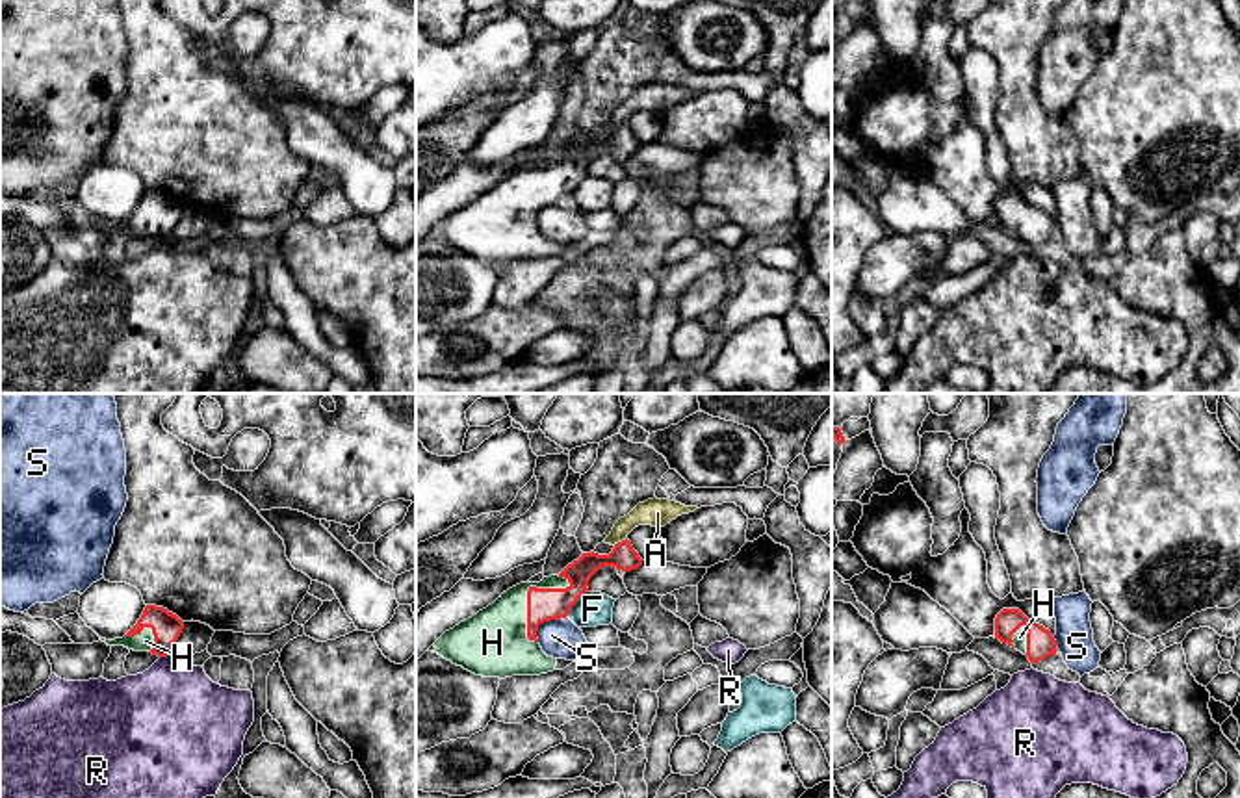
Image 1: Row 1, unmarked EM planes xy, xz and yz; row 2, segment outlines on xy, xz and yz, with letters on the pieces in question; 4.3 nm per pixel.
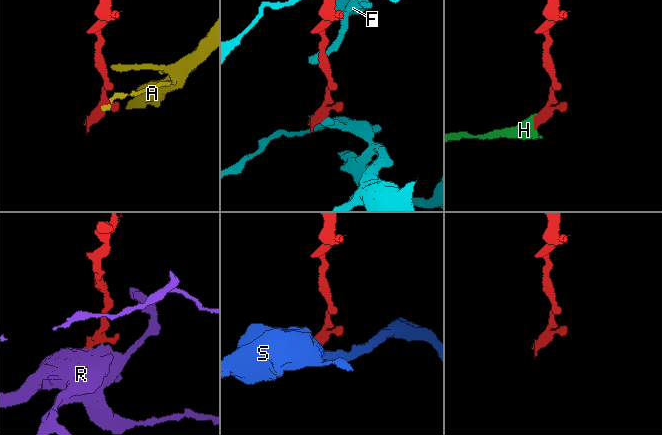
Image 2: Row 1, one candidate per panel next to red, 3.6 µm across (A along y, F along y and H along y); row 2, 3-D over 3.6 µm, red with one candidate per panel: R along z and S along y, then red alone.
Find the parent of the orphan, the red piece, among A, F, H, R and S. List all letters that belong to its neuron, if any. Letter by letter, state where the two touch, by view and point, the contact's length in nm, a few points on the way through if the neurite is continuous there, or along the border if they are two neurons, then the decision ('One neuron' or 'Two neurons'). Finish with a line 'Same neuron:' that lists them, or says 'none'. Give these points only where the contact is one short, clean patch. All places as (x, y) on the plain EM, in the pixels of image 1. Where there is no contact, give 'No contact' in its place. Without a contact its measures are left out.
A: Touches red at xz (619, 127). Shared border 70 nm. Boundary: xz (626, 121), (613, 128). Two neurons
F: Touches red at xz (576, 186). Shared border 140 nm. Two neurons
H: Touches red at xz (528, 179). Shared border 320 nm. Path across: xz (542, 188), (528, 179), (528, 188), (494, 225). One neuron
R: Touches red at xy (164, 240). Shared border 40 nm. Boundary: xy (167, 238), (160, 242). Two neurons
S: Touches red at xz (544, 205). Shared border 180 nm. Boundary: xz (567, 199), (544, 205), (539, 210), (537, 225). Two neurons
Same neuron: H

